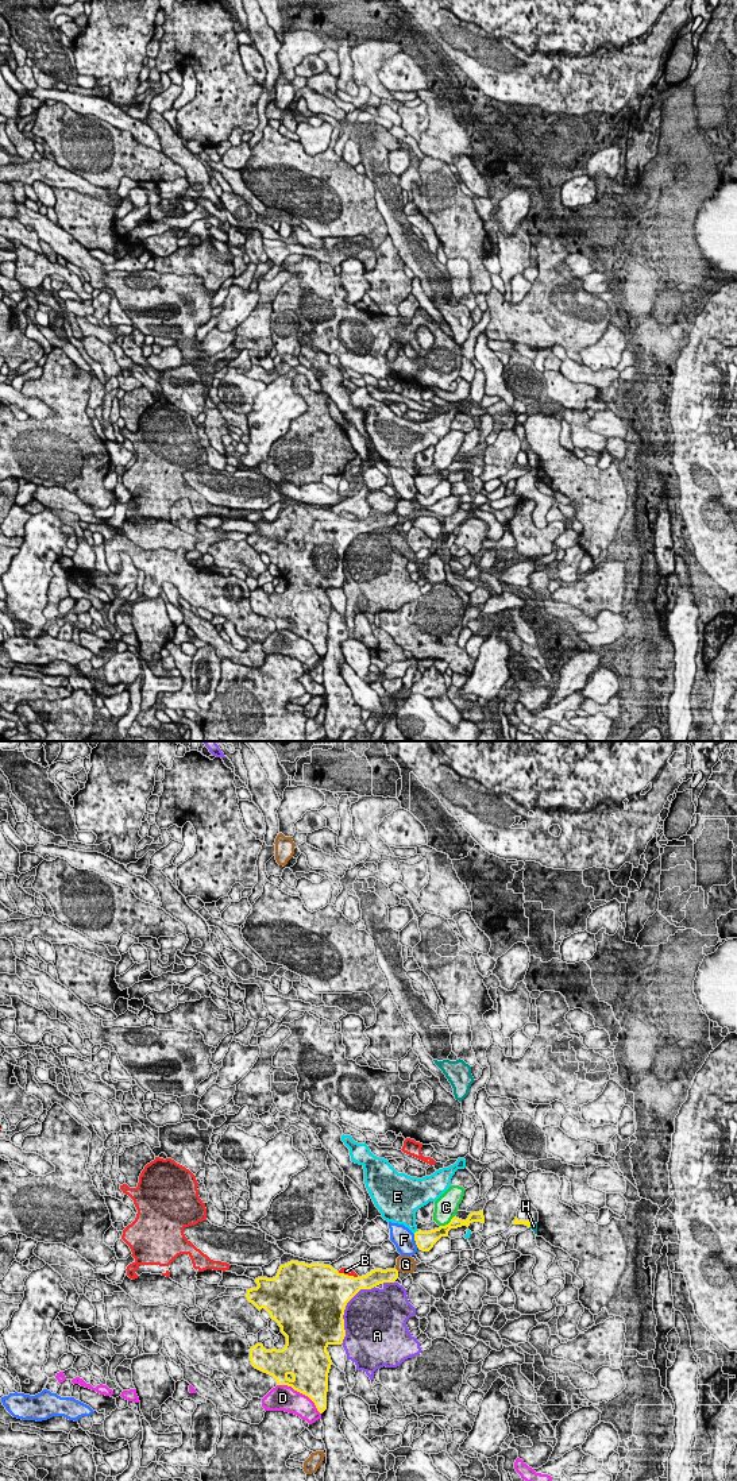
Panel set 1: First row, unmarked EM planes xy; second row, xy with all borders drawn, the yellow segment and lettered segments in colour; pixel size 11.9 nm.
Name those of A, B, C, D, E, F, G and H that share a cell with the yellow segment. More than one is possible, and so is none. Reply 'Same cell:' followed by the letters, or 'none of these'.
Same cell: none of these

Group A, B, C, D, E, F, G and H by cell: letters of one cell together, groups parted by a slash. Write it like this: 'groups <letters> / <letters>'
groups A / B / C / D / E / F / G / H

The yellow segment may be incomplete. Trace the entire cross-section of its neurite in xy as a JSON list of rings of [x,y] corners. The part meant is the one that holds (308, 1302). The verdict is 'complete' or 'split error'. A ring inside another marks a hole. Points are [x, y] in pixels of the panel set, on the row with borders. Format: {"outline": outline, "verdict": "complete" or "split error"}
{"outline": [[[290,1261],[281,1265],[273,1278],[258,1277],[256,1288],[247,1289],[246,1297],[259,1311],[265,1308],[273,1320],[281,1327],[286,1337],[286,1345],[282,1350],[275,1347],[266,1350],[262,1343],[250,1349],[251,1365],[270,1376],[277,1385],[288,1385],[294,1391],[308,1396],[323,1413],[327,1409],[328,1373],[332,1365],[327,1347],[329,1345],[342,1345],[346,1337],[344,1310],[347,1303],[360,1291],[371,1289],[383,1283],[394,1283],[398,1278],[398,1270],[374,1269],[366,1276],[354,1277],[339,1273],[331,1265],[305,1264]]], "verdict": "complete"}

